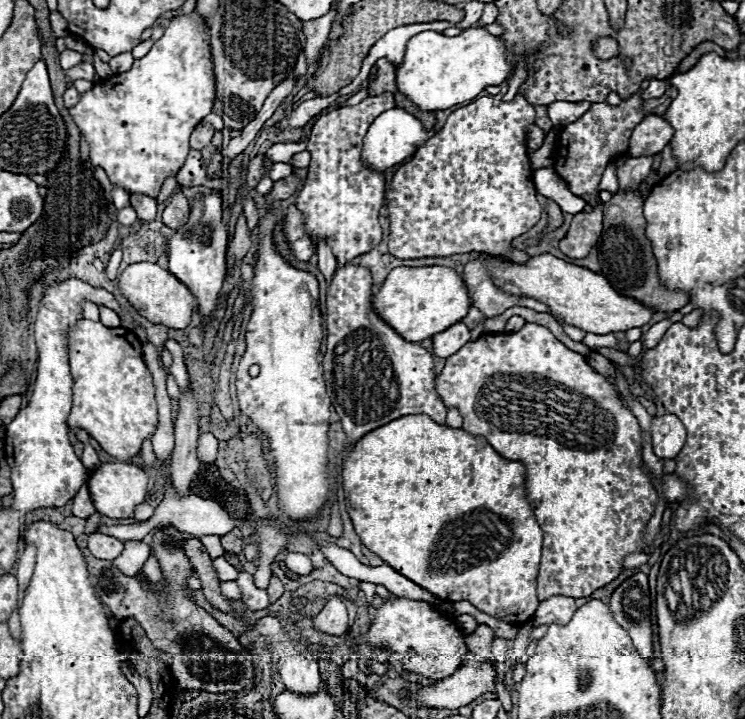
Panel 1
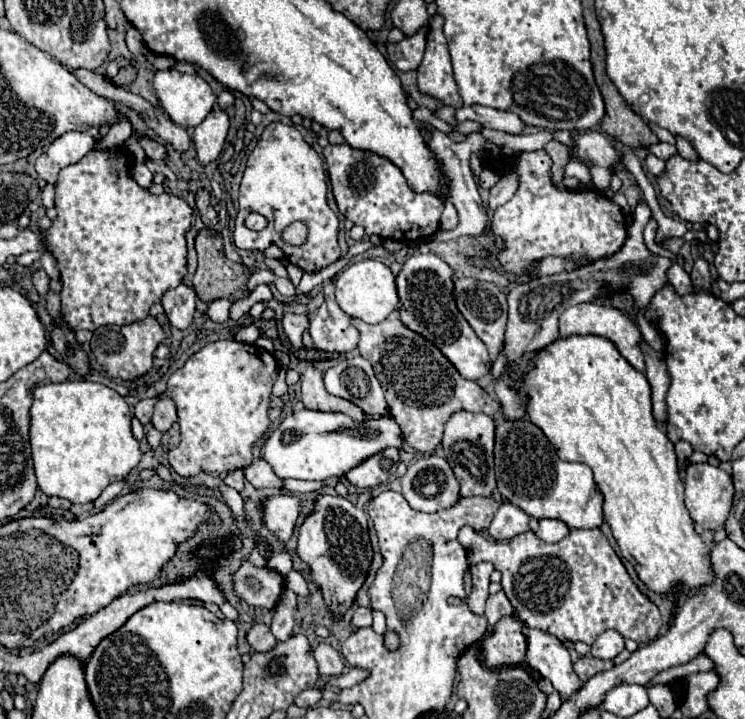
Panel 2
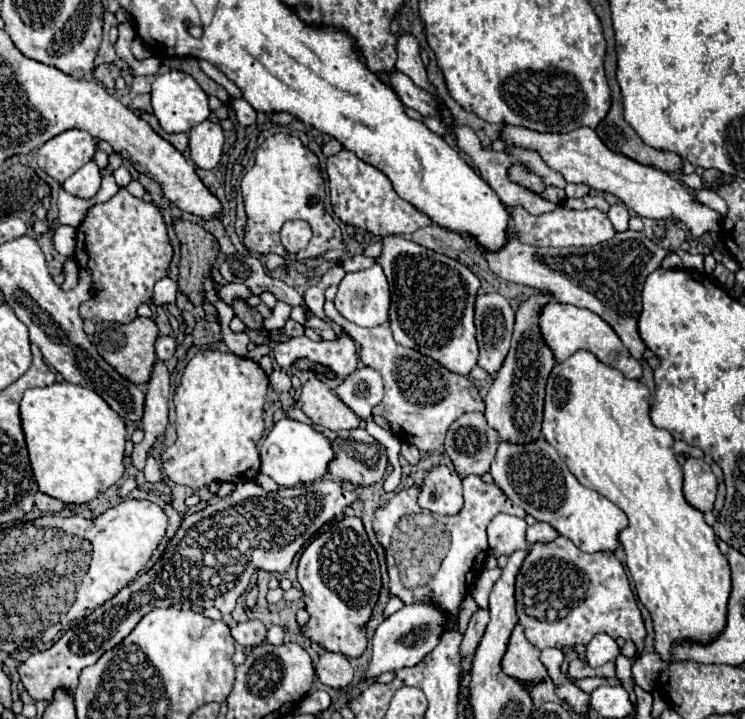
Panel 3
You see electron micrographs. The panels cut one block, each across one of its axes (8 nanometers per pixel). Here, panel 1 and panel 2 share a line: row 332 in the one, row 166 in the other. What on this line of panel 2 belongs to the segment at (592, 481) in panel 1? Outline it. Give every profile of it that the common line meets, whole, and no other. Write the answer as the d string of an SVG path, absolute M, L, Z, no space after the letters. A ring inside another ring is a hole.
M546 150L520 152L514 168L520 180L518 190L496 210L490 226L490 232L504 242L500 252L490 252L490 258L496 258L504 272L528 274L528 266L546 256L594 260L620 250L626 240L626 216L616 202L594 188L558 190L552 182L552 160Z

